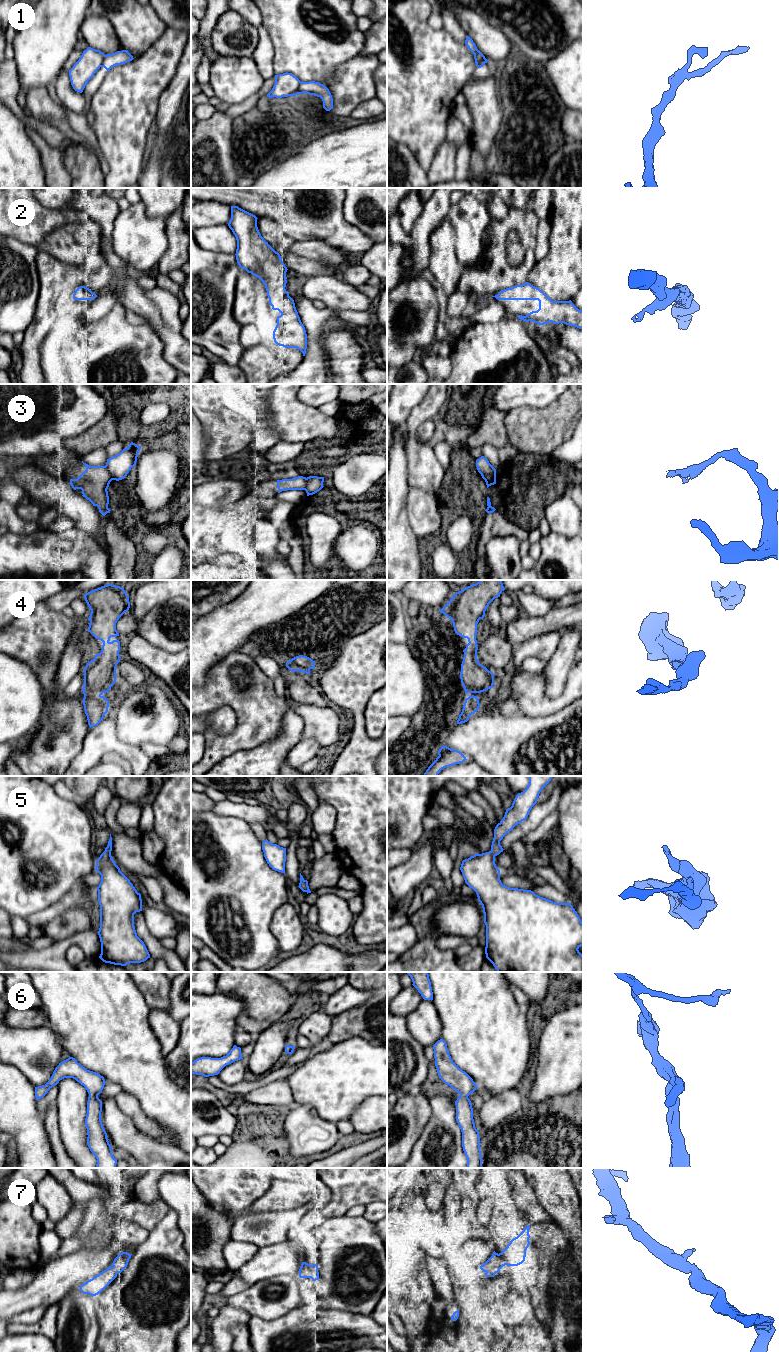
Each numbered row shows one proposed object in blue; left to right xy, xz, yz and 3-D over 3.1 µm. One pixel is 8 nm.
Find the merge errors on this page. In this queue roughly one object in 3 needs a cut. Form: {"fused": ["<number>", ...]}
{"fused": ["1", "3"]}

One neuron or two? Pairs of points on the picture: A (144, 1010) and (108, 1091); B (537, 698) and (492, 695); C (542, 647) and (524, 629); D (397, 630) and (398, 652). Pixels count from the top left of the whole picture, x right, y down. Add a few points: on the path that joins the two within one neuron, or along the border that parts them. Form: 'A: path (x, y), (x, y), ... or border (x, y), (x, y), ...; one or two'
A: border (106, 1081), (117, 1083), (123, 1091); two
B: path (526, 689), (503, 688); one
C: border (555, 631), (534, 635), (514, 647); two
D: border (397, 642), (405, 643); two

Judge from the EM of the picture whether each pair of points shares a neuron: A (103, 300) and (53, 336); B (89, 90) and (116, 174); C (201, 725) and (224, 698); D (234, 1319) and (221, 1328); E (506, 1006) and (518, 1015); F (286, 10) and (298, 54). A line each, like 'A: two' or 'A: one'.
A: two
B: two
C: two
D: one
E: one
F: one

